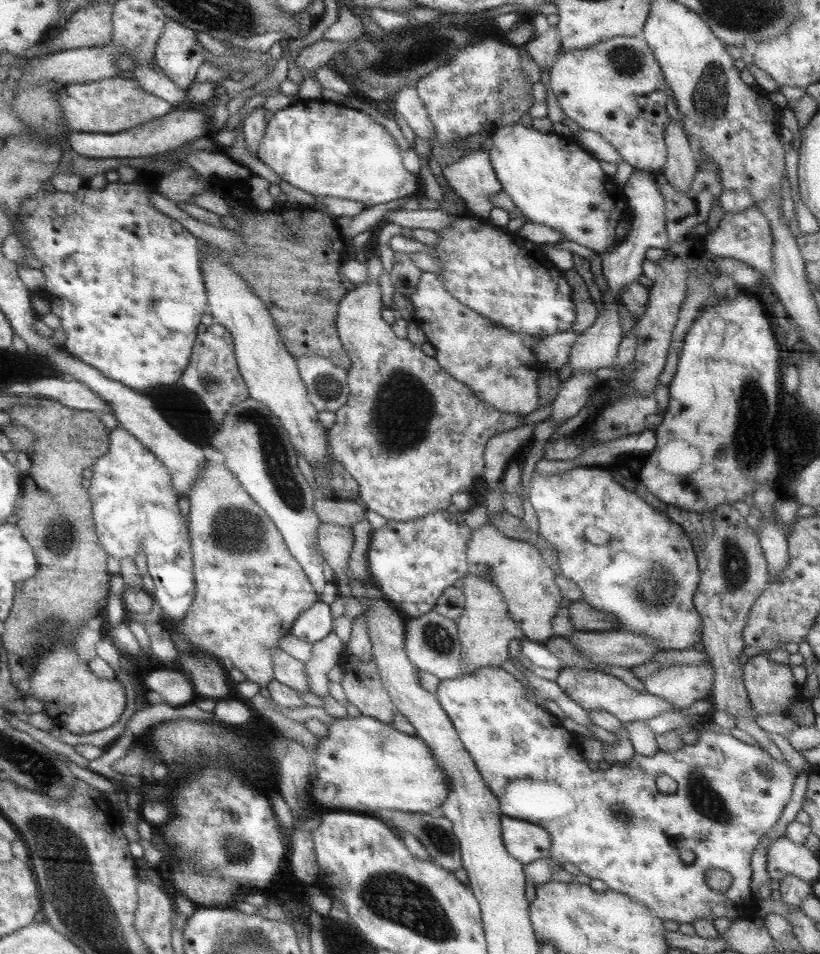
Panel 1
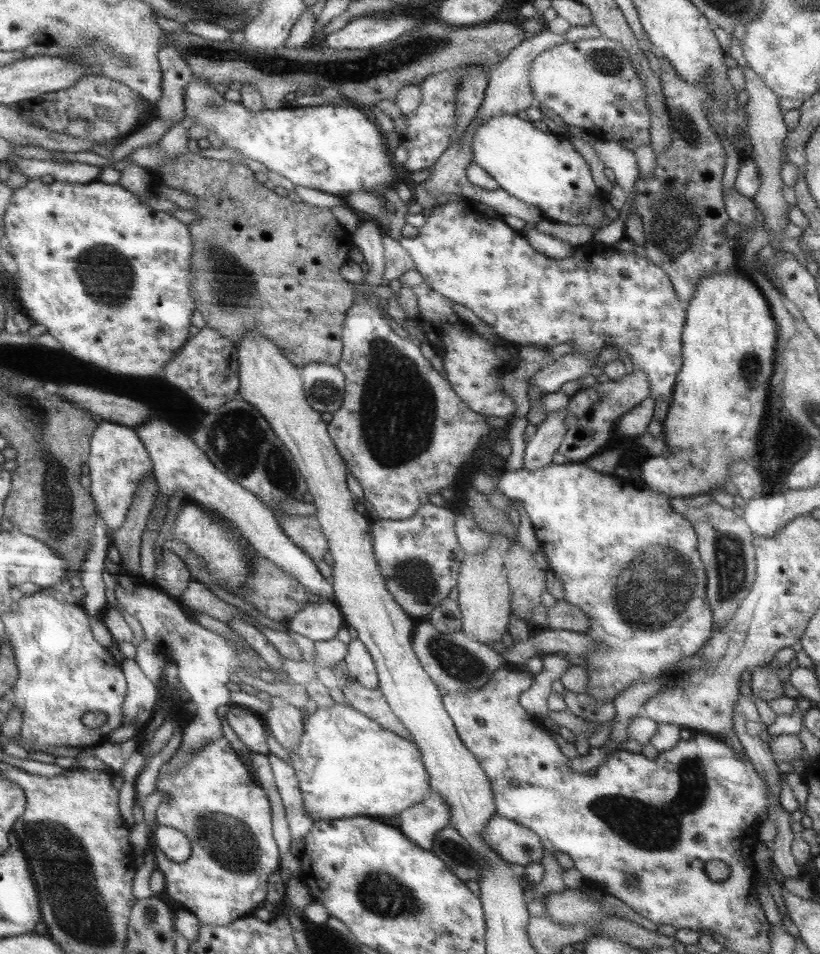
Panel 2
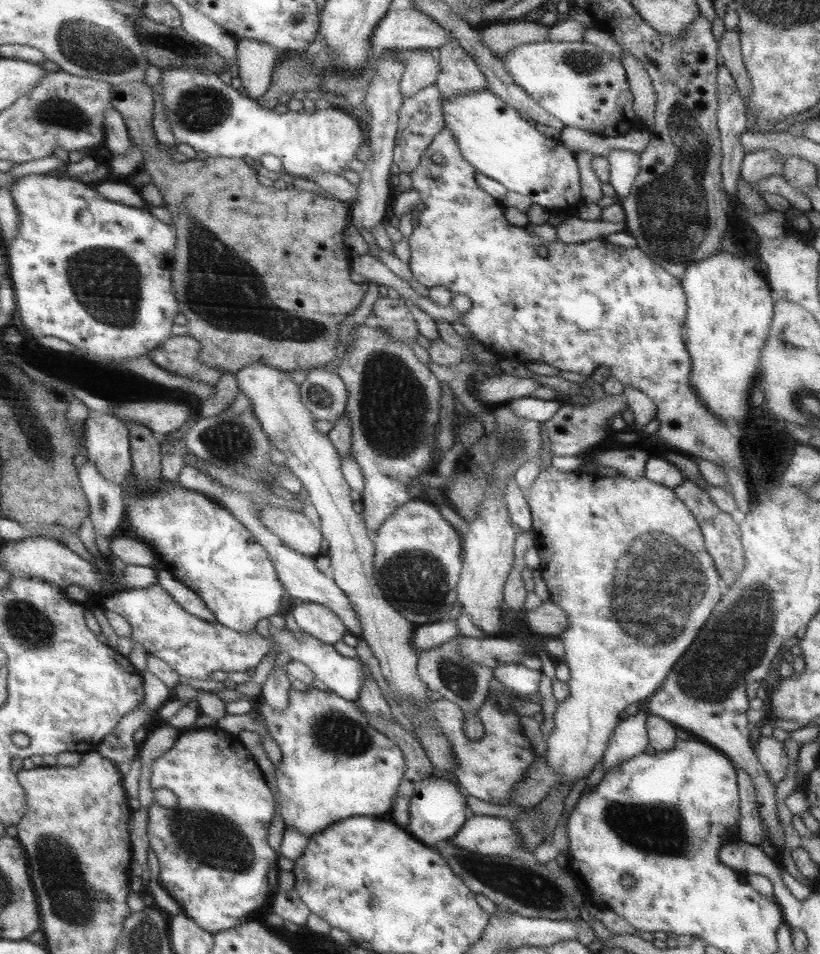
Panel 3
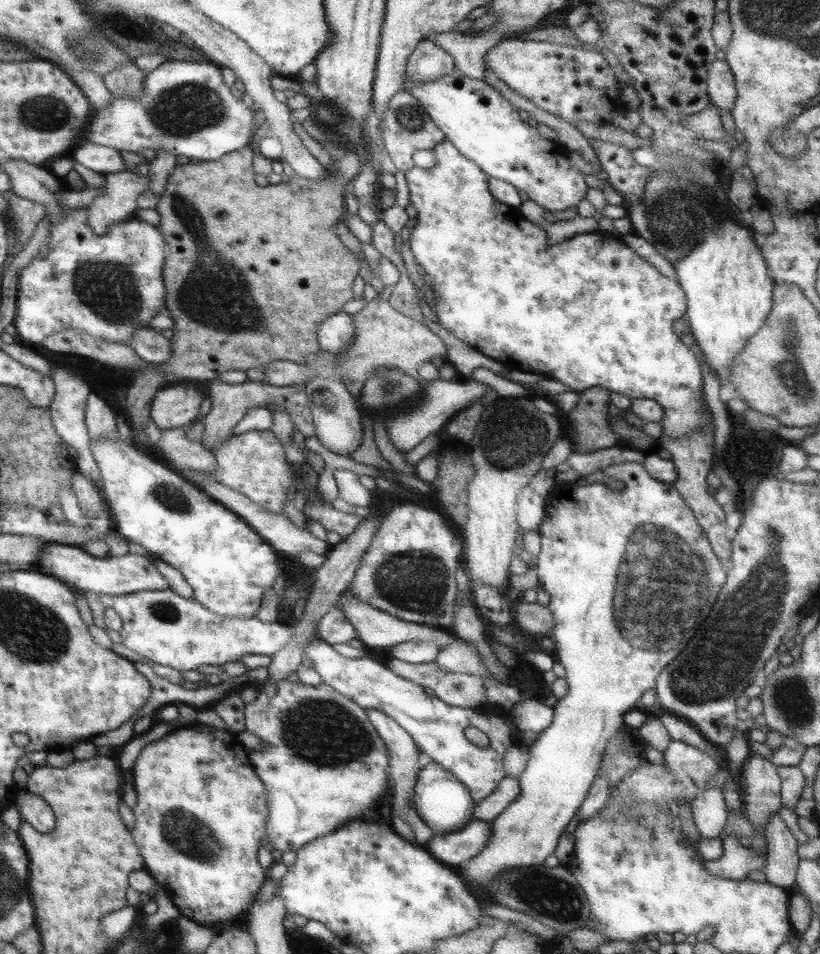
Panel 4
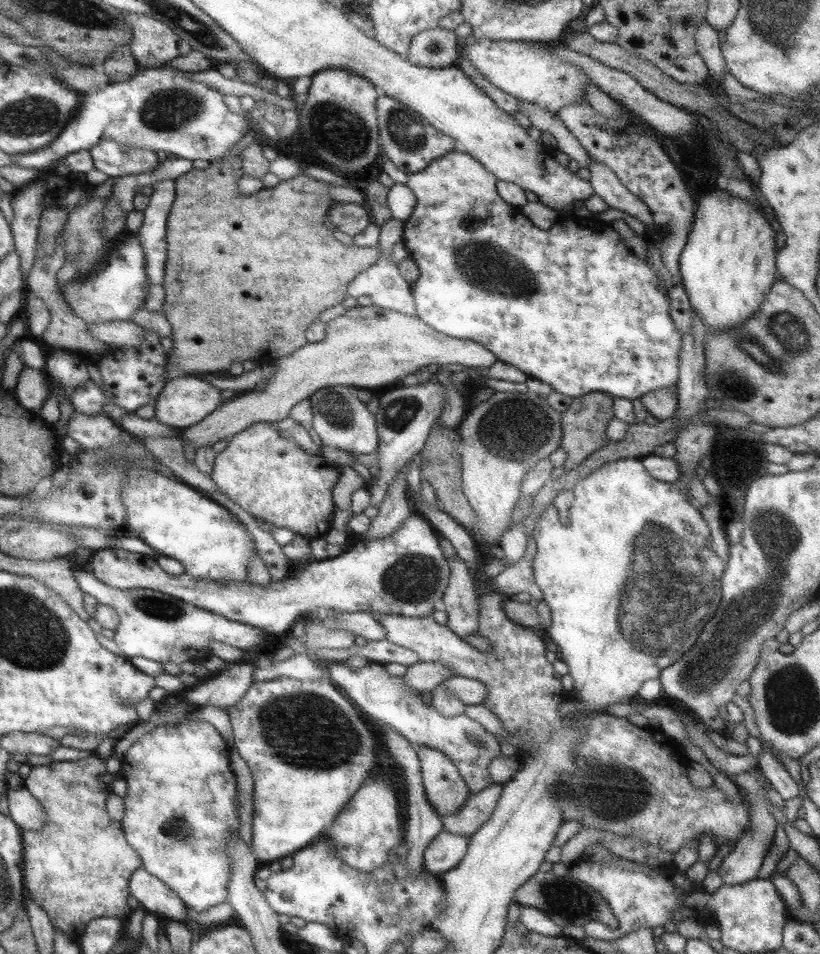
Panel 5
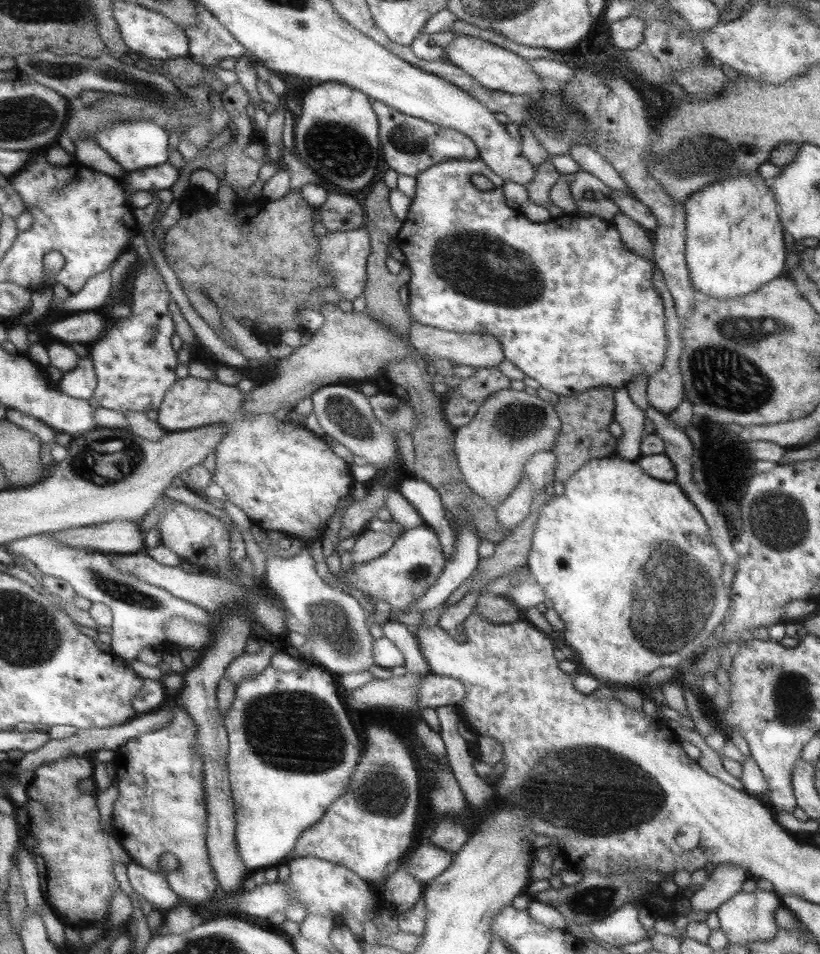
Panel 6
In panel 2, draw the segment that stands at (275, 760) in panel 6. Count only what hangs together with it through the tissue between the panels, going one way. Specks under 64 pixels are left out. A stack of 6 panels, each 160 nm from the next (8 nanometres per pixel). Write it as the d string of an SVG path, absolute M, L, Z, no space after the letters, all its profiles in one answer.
M334 702L331 707L317 708L303 720L303 735L288 756L296 772L305 810L314 822L349 816L393 816L409 808L415 809L419 802L430 795L429 775L413 741L403 740L387 731L348 703Z

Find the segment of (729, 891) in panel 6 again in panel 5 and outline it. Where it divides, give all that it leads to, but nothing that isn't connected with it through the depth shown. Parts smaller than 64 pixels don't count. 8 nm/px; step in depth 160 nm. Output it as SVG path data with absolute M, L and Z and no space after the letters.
M752 767L748 771L731 775L729 779L737 786L743 798L745 798L748 823L742 835L739 835L735 841L733 849L720 862L718 871L723 885L741 884L753 880L757 876L757 870L759 870L759 866L763 862L763 857L772 846L773 832L775 832L778 824L775 822L775 817L769 812L770 800L762 785L766 778L759 767Z

